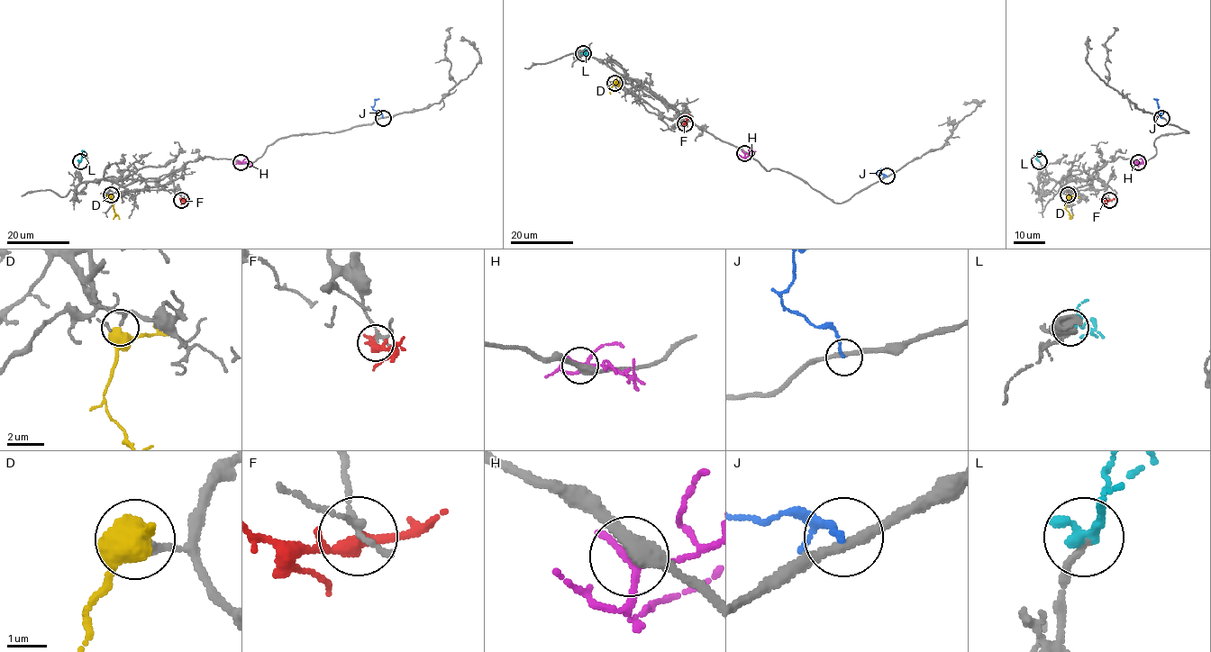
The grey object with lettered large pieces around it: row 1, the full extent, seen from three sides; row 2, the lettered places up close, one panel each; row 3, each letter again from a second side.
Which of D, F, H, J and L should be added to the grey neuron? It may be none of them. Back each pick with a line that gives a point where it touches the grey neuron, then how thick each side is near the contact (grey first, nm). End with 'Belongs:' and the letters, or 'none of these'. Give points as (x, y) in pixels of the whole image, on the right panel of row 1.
D: (1068, 194) | 180/400 nm
L: (1039, 161) | 140/360 nm
Belongs: D, L

